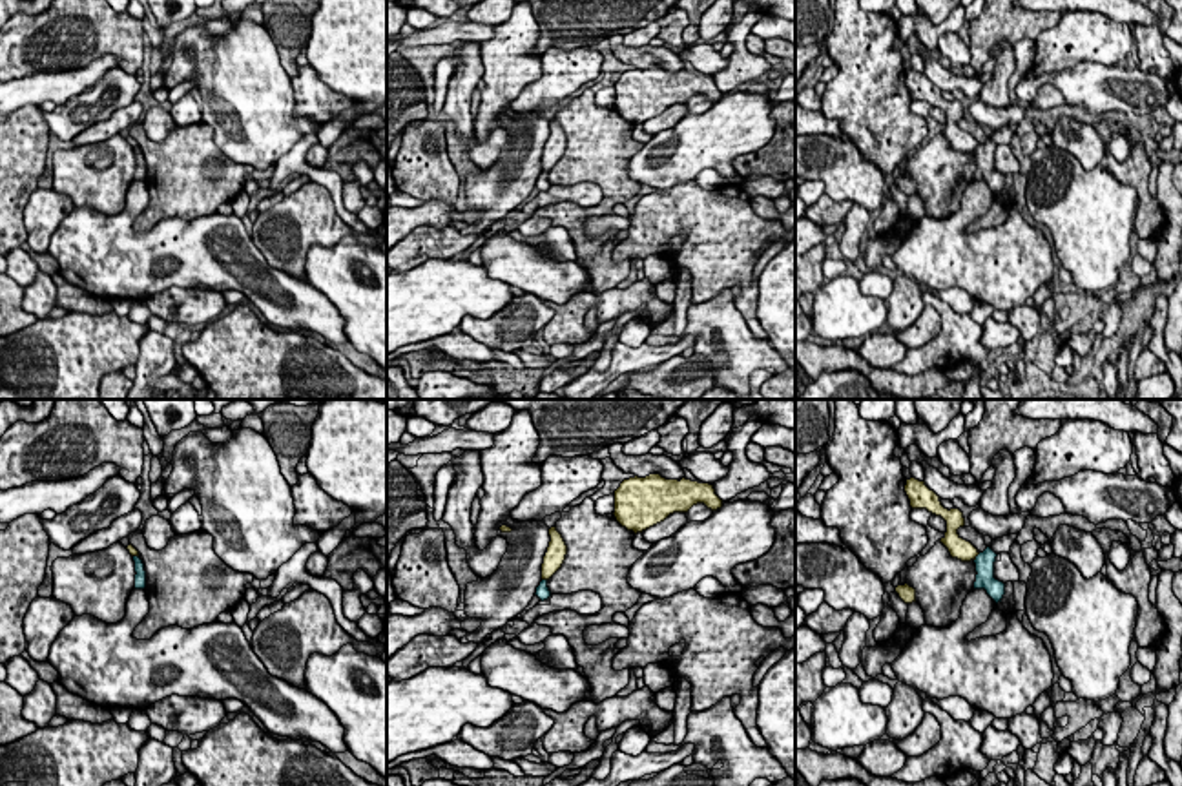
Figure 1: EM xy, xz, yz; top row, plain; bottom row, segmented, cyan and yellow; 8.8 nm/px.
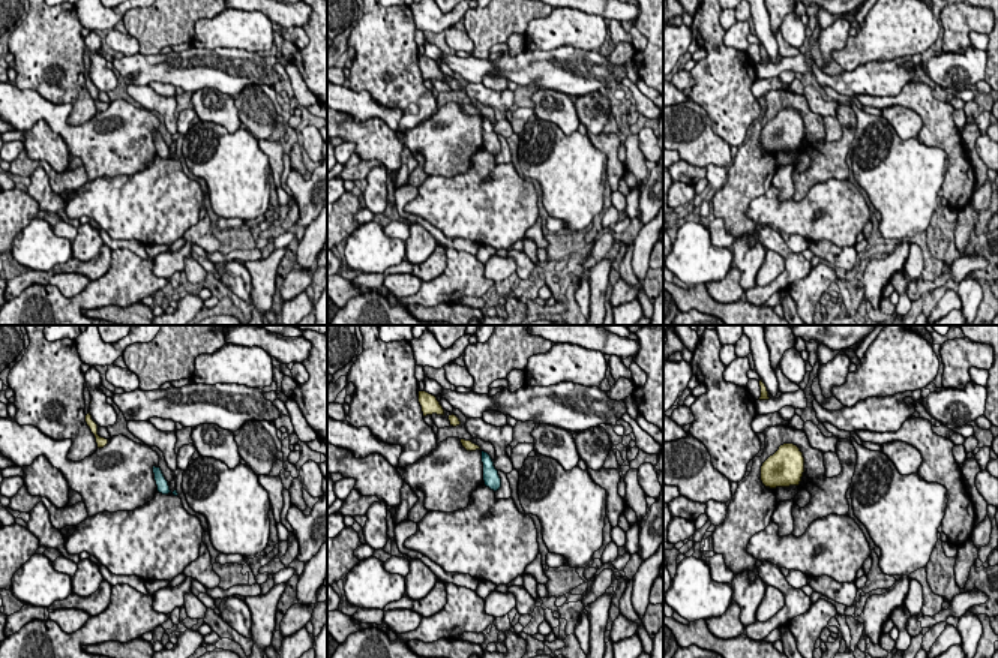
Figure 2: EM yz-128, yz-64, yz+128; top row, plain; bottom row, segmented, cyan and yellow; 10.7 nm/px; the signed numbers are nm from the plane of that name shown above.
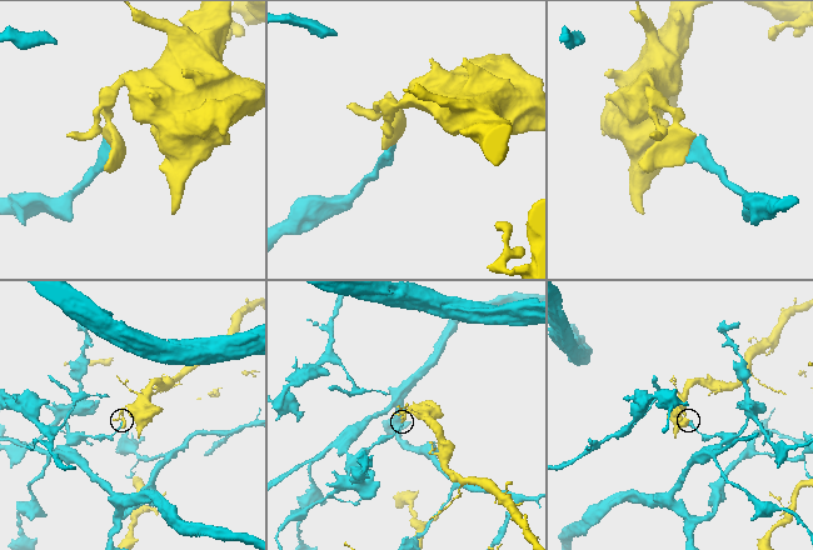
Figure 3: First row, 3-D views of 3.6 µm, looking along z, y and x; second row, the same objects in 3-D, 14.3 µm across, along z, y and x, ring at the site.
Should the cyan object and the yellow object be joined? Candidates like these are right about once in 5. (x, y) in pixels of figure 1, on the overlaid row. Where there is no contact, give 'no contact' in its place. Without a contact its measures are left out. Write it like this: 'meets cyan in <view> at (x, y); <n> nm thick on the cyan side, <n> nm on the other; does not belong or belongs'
meets cyan in yz at (976, 557); 160 nm thick on the cyan side, 190 nm on the other; does not belong

